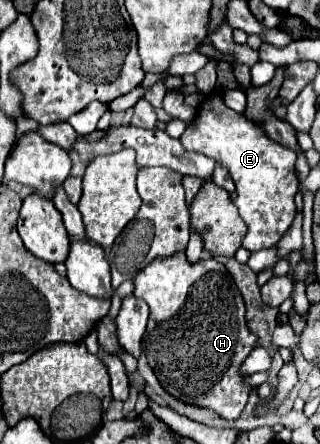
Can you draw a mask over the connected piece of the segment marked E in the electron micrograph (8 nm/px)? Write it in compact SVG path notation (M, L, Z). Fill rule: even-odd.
M240 89L224 91L224 99L220 91L214 91L200 103L196 123L186 127L186 131L180 137L180 143L184 145L184 149L212 157L216 163L228 169L232 181L236 183L238 193L234 205L238 207L240 217L248 225L248 233L242 239L242 247L246 247L248 251L260 251L274 247L296 215L294 205L294 195L298 193L298 175L294 171L296 153L272 141L256 121L244 115L244 111L246 111L244 91Z

